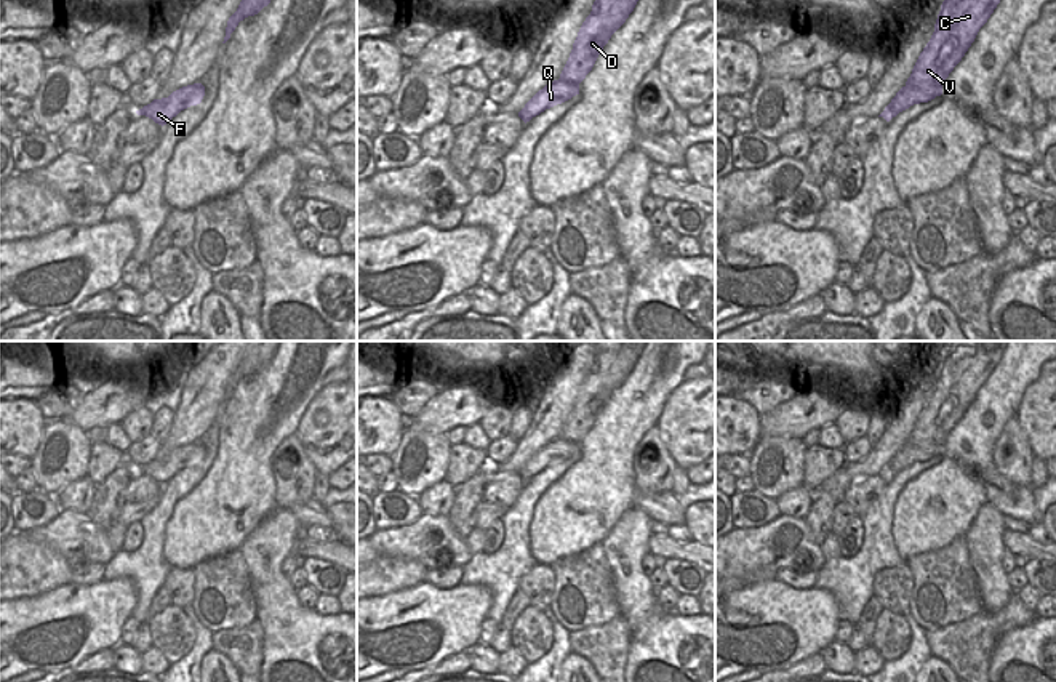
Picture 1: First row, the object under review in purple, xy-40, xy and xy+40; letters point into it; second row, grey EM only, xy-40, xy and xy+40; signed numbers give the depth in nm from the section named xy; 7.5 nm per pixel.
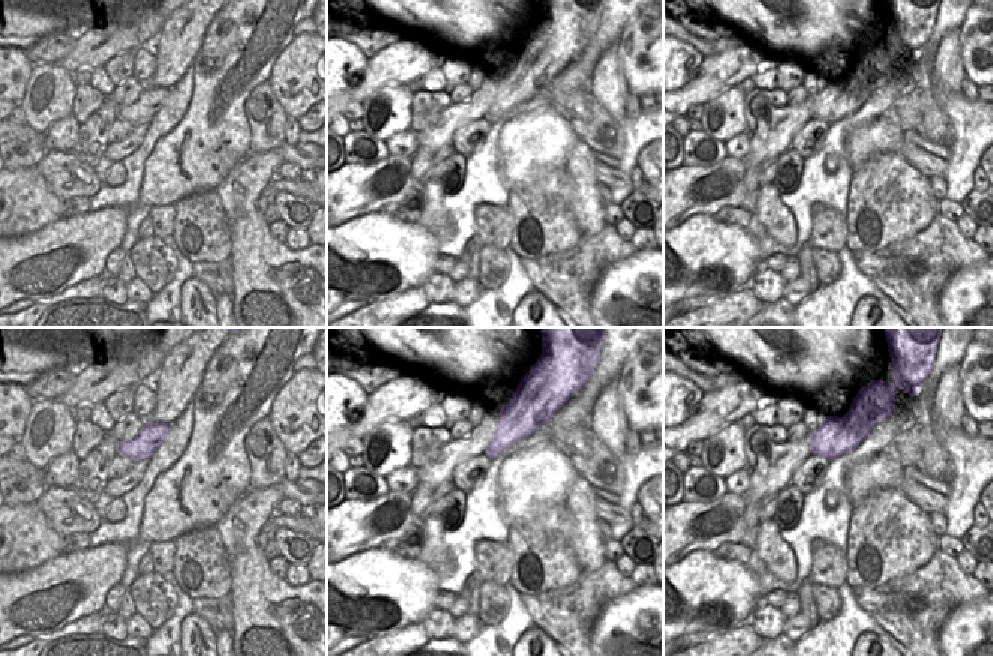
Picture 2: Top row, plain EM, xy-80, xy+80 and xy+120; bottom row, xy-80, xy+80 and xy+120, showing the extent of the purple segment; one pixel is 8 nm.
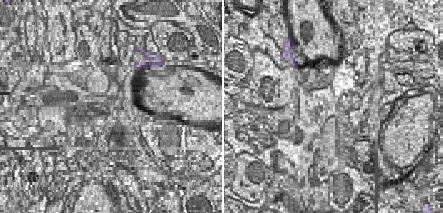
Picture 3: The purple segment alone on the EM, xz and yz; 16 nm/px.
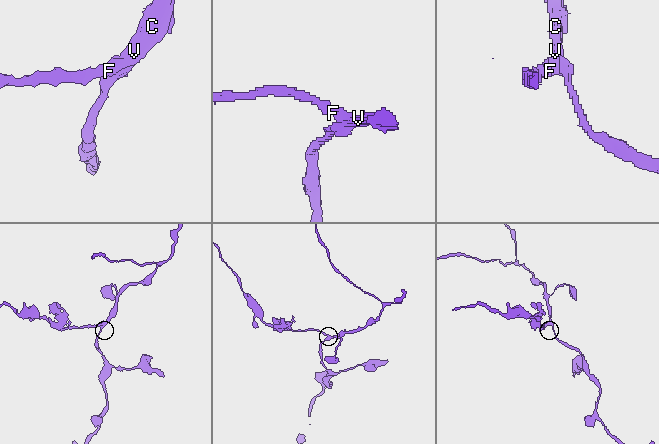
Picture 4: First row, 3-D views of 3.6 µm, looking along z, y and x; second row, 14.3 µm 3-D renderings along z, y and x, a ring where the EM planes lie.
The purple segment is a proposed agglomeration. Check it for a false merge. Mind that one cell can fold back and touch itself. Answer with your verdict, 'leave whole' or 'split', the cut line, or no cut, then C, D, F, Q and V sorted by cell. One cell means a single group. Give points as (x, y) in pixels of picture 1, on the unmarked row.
split | xy+40 (906, 444), (917, 447), (941, 445) | C D V / F Q

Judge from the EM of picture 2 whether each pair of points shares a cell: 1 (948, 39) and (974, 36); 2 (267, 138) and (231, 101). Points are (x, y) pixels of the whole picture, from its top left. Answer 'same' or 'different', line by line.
1: different
2: different

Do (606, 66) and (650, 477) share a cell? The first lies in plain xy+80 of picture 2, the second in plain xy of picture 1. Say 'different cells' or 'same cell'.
same cell

